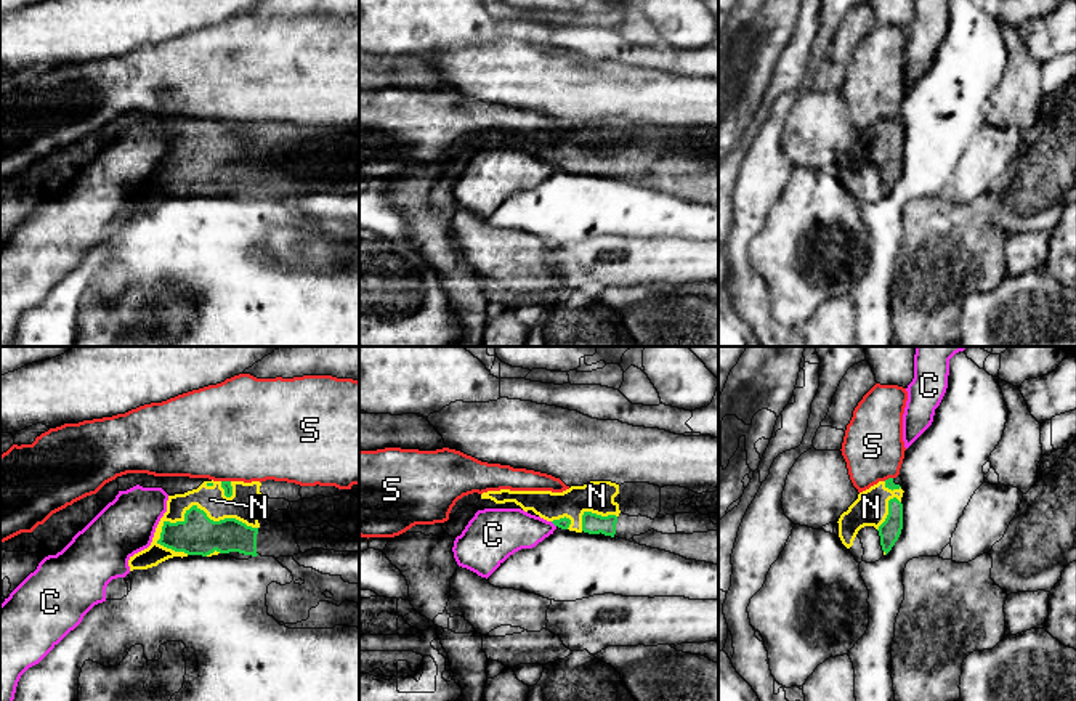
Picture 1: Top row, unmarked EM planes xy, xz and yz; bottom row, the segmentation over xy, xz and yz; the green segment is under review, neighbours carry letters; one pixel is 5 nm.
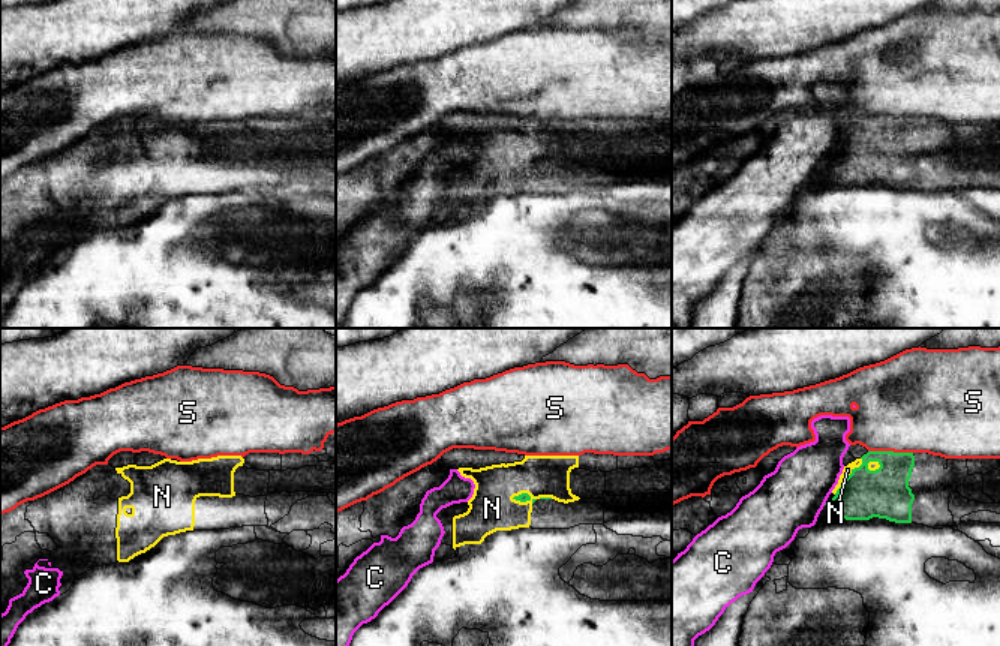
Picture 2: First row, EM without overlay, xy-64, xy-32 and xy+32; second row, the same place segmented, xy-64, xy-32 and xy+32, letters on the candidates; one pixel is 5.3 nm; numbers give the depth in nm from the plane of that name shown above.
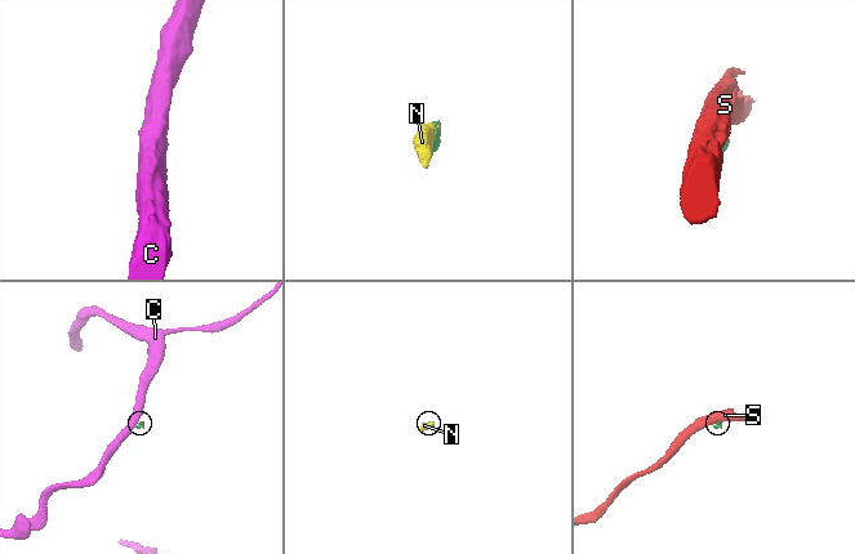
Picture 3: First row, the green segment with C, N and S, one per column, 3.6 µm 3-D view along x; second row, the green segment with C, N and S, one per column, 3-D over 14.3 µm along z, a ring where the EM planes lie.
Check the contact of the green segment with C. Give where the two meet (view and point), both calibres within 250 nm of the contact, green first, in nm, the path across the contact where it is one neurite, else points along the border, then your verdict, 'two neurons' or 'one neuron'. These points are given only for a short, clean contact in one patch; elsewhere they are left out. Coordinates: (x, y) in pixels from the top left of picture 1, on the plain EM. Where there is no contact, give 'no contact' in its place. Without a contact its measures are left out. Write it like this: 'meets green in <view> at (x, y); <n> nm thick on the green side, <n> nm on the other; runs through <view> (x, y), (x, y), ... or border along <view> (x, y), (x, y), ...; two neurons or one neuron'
meets green in xz at (554, 164); 60 nm thick on the green side, 220 nm on the other; border along xz (550, 162), (555, 167); two neurons

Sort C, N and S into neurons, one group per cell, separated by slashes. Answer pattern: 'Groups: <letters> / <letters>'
Groups: C / N / S

